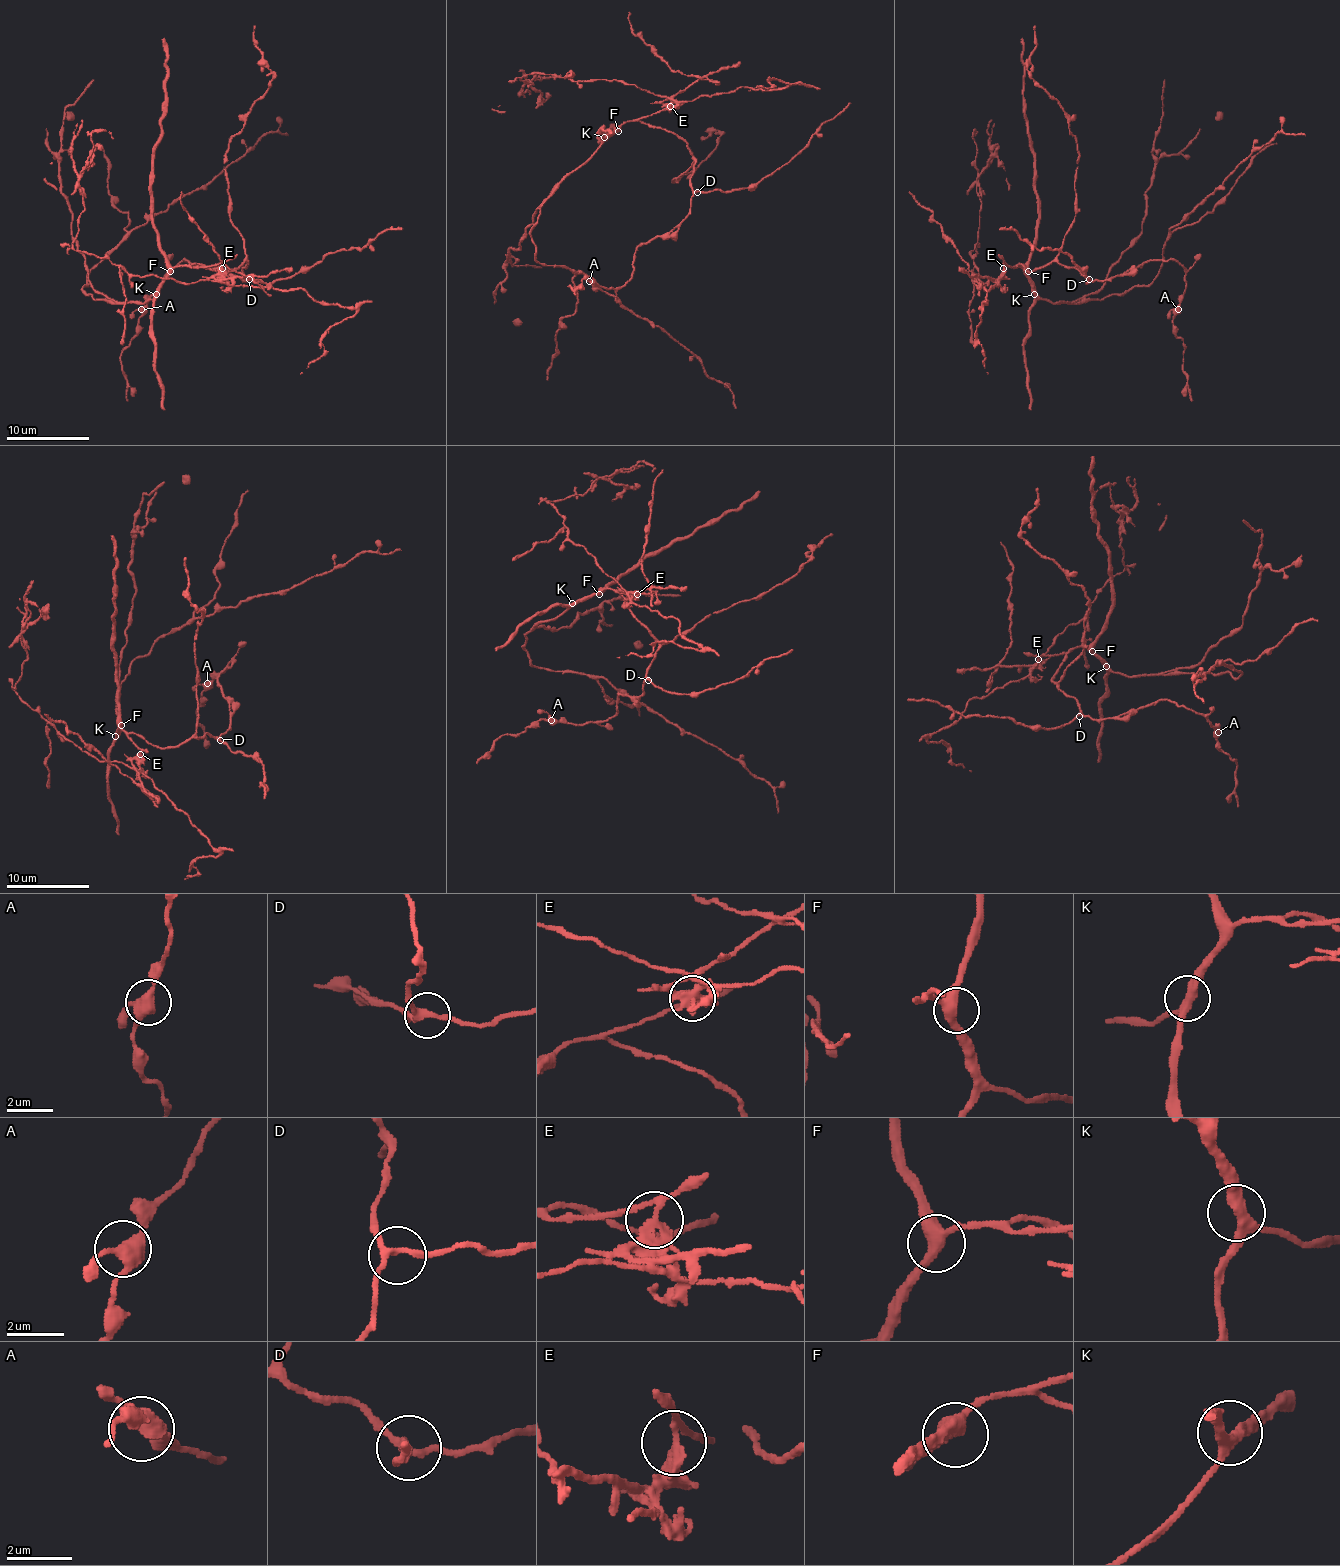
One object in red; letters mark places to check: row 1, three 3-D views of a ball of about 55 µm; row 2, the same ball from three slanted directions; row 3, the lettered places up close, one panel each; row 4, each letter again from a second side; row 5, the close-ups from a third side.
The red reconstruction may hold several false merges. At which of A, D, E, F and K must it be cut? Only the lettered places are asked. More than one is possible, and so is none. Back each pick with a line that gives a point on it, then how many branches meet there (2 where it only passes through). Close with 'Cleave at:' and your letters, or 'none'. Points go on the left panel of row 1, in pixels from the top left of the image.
E: place (222, 268); branches 4
Cleave at: E

